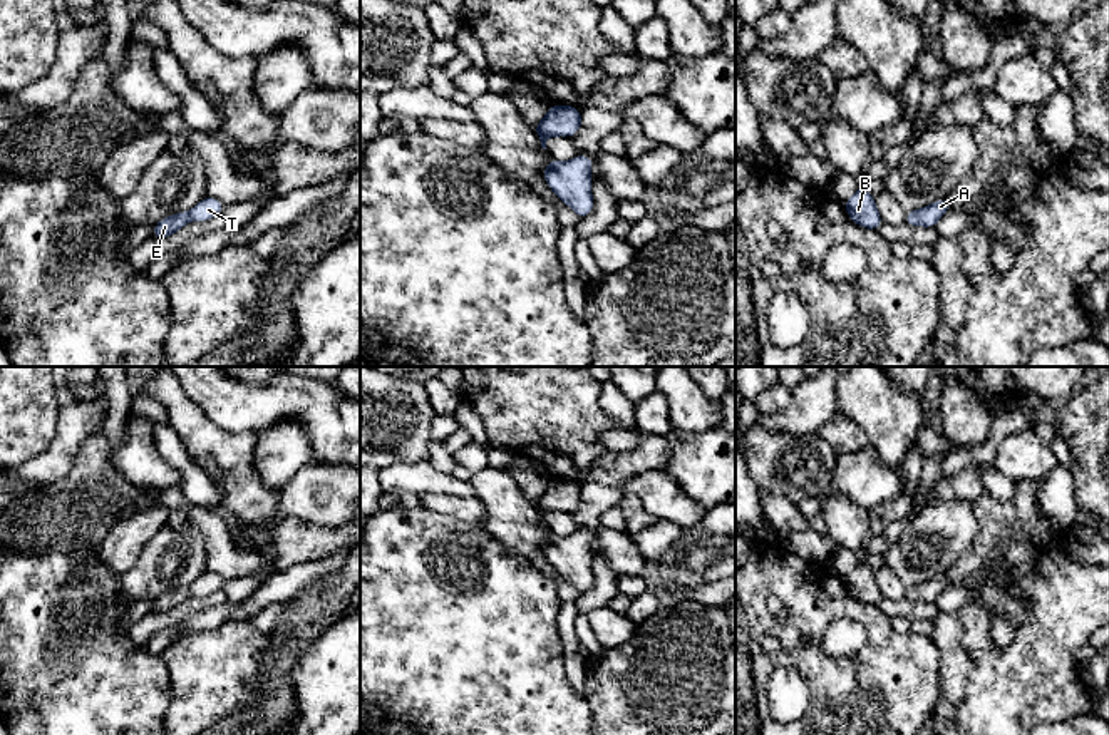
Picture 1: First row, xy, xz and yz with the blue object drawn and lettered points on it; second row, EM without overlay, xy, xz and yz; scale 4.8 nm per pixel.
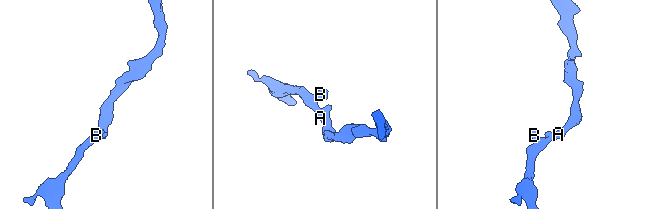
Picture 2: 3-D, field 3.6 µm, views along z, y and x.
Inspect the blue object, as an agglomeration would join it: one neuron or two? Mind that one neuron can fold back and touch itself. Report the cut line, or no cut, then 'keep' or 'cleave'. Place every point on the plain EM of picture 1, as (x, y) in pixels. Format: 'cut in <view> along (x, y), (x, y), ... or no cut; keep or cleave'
no cut; keep

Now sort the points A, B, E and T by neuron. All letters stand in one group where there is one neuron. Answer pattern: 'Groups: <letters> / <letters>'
Groups: A B E T

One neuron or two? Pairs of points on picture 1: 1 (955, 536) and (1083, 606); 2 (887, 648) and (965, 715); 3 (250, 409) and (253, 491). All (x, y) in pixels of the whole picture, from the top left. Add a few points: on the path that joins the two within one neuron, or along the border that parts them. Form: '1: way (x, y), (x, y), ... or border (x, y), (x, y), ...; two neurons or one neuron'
1: border (974, 506), (977, 536), (947, 573); two neurons
2: border (938, 652), (938, 699), (928, 717); two neurons
3: border (213, 422), (228, 431), (252, 431), (255, 434); two neurons

